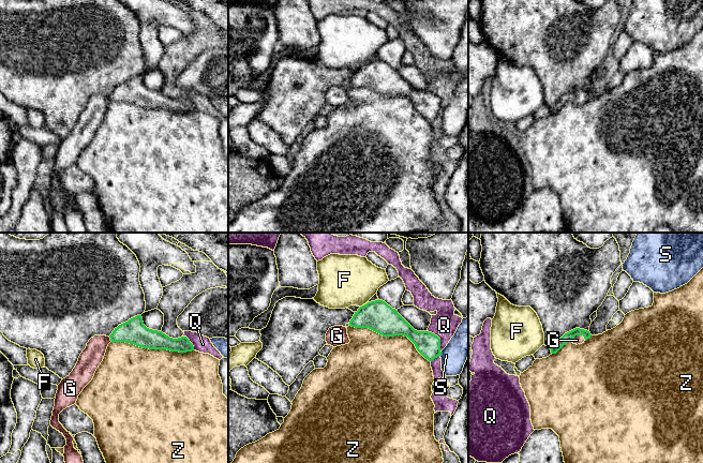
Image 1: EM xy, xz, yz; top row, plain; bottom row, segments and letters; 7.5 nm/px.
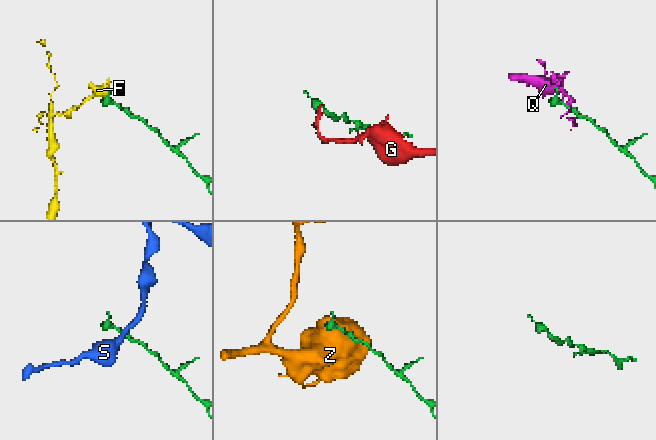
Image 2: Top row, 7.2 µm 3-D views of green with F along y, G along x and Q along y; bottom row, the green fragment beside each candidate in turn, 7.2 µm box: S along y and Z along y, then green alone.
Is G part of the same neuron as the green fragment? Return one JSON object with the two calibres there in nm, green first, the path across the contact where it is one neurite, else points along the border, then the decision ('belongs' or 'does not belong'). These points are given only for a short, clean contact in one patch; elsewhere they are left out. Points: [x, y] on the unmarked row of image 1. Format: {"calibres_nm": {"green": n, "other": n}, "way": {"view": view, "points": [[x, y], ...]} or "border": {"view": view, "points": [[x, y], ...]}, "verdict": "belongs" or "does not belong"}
{"calibres_nm": {"green": 70, "other": 70}, "way": {"view": "yz", "points": [[568, 96], [578, 94], [577, 100]]}, "verdict": "belongs"}

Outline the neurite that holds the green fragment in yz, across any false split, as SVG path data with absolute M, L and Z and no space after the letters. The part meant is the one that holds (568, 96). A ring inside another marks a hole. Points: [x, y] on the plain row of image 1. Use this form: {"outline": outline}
{"outline": "M575 88L567 93L565 93L559 101L552 106L551 113L556 114L566 103L572 102L573 104L582 104L585 100L590 98L590 92L584 89Z"}

